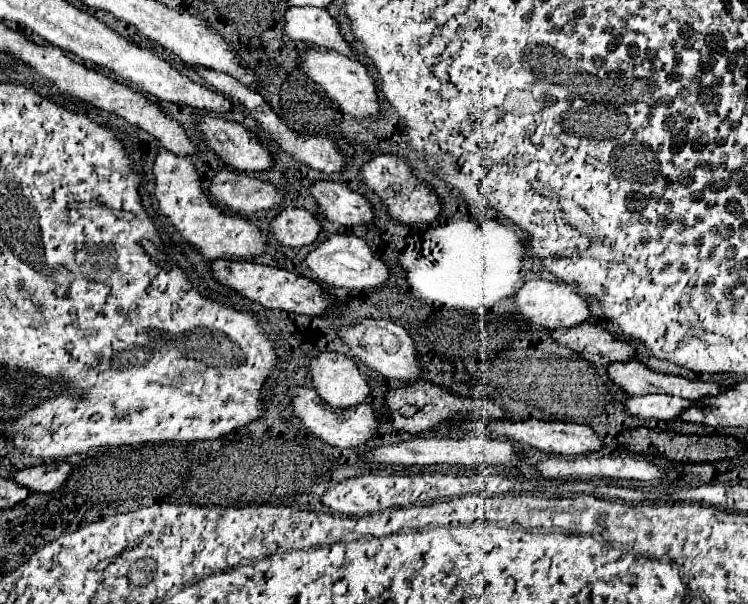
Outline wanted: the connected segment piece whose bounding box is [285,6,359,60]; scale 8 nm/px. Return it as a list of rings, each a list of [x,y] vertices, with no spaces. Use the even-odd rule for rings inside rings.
[[[291,6],[285,14],[285,32],[293,40],[315,42],[317,46],[325,46],[333,52],[349,56],[351,60],[359,60],[355,50],[343,40],[337,20],[331,18],[325,8]]]

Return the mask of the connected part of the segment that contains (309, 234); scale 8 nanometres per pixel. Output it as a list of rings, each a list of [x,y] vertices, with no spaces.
[[[285,208],[271,220],[271,234],[283,246],[311,246],[319,240],[323,226],[313,212]]]

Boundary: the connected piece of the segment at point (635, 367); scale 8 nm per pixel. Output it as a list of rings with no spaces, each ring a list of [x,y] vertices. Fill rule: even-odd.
[[[631,360],[631,362],[613,362],[607,368],[609,378],[625,390],[628,396],[644,396],[647,394],[669,394],[681,398],[705,398],[717,396],[729,386],[721,386],[715,382],[701,382],[701,380],[687,380],[675,374],[661,374],[649,370],[645,364]]]

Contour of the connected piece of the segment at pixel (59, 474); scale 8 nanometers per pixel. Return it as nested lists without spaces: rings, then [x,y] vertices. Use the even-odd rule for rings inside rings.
[[[55,462],[19,470],[17,474],[13,474],[13,480],[17,480],[21,486],[31,488],[33,492],[51,492],[61,488],[71,476],[71,472],[73,466],[69,462]]]

